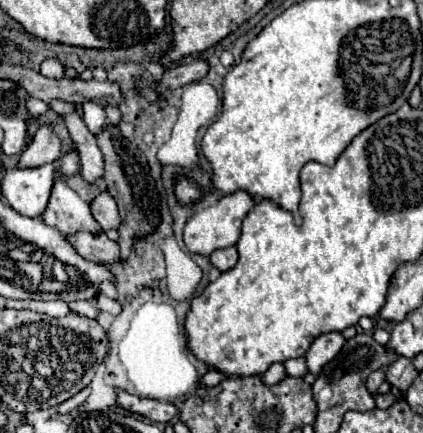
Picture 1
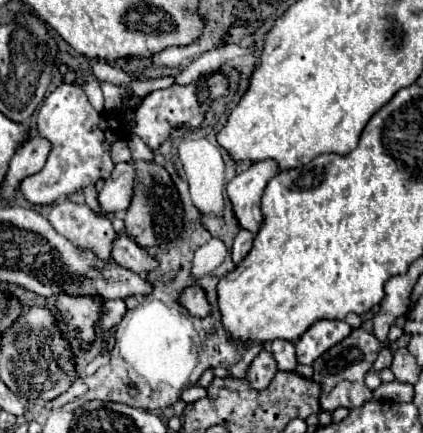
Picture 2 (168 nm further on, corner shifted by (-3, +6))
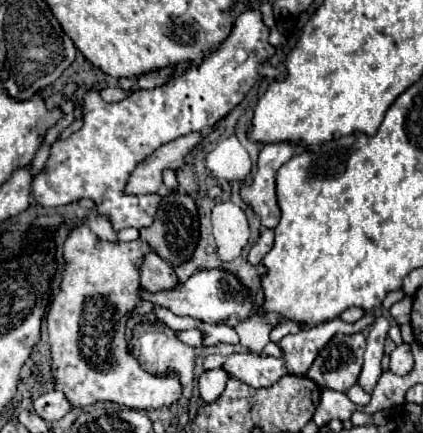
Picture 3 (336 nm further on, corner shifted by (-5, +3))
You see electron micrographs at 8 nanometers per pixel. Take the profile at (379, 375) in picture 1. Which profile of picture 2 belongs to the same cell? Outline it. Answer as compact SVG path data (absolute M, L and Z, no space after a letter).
M385 348L385 350L379 352L379 356L377 356L373 368L375 368L377 372L381 372L383 368L389 368L389 366L391 366L391 360L393 360L393 352L391 352L389 348Z

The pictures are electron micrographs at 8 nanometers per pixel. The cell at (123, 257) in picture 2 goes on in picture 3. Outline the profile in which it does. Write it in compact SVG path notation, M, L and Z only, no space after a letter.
M157 253L145 255L145 261L141 265L141 287L145 291L149 293L171 291L177 285L179 285L179 277L165 259L161 259Z

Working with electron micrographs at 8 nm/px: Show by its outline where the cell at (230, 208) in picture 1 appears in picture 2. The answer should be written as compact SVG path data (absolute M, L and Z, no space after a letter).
M257 162L245 172L239 172L227 184L227 196L233 204L233 214L243 230L257 232L261 226L261 196L267 182L277 174L275 162Z

